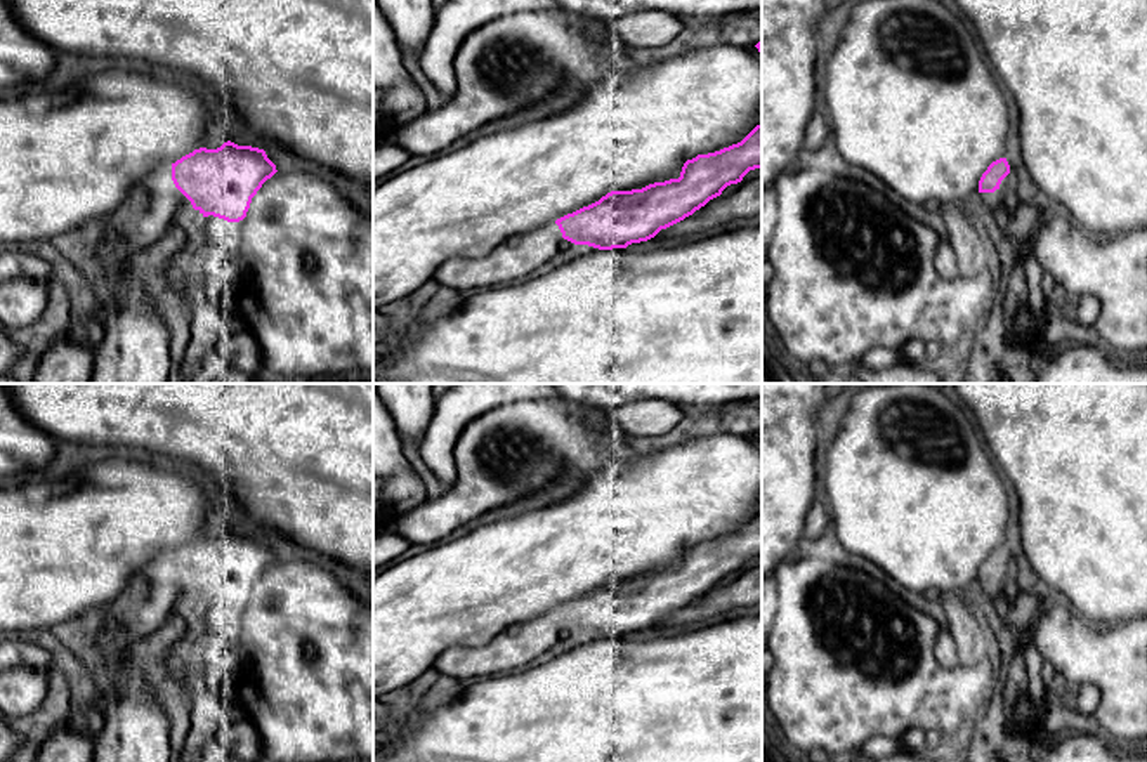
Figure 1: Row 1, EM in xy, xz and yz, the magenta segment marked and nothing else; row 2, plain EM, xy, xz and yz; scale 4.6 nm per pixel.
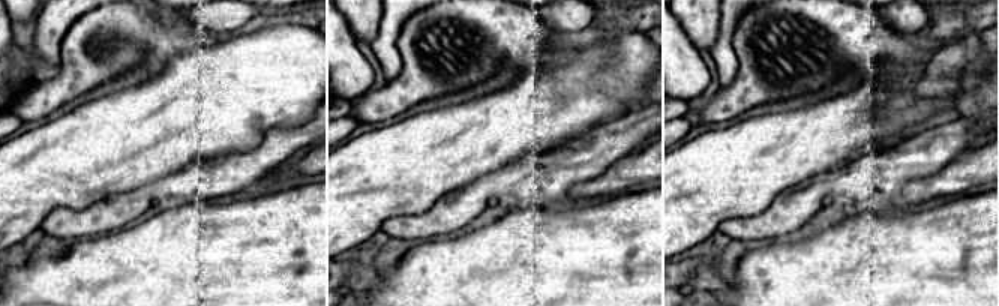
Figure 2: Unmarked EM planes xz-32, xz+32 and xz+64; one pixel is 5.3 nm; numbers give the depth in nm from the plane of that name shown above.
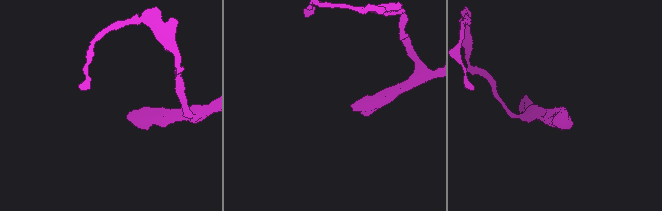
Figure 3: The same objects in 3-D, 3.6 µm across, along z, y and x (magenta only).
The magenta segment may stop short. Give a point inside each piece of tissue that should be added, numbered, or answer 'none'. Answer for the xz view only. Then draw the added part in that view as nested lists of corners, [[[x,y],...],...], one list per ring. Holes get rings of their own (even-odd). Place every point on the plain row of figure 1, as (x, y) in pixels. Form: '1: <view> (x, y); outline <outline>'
1: xz (512, 650); outline [[[555,611],[512,625],[479,647],[453,646],[442,651],[434,668],[455,679],[488,679],[524,670],[562,635]]]

